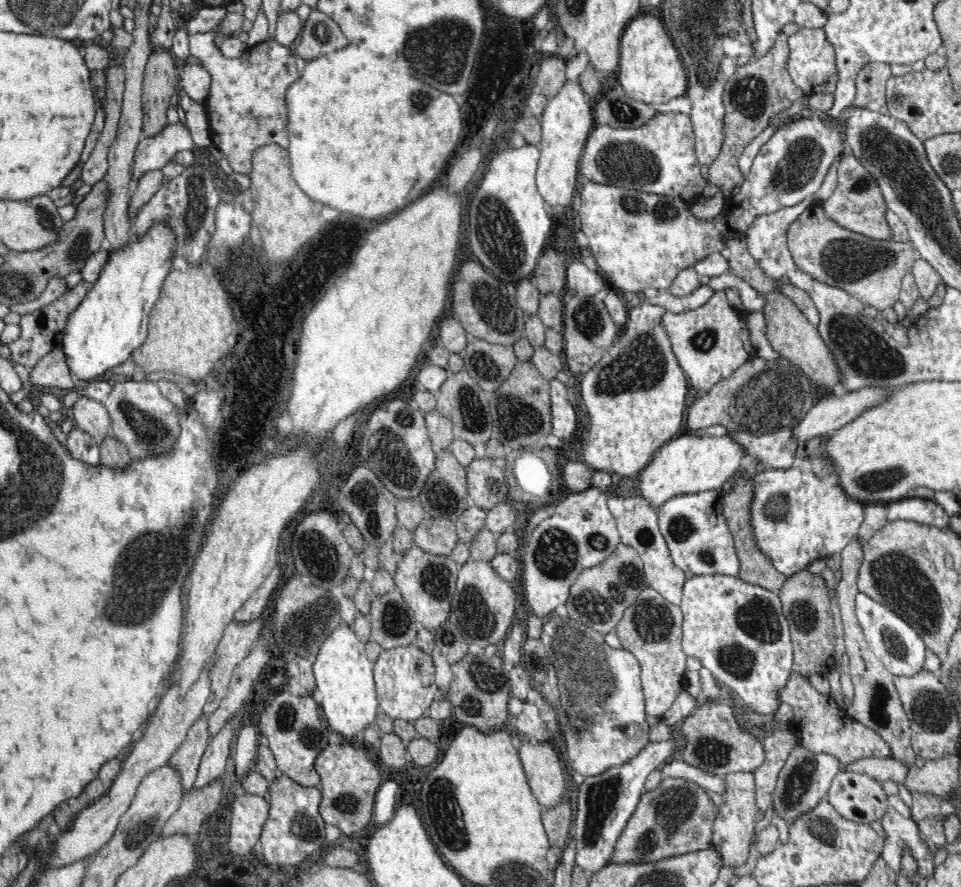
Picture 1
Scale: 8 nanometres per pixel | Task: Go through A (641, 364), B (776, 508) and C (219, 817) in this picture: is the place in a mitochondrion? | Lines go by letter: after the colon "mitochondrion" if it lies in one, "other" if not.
A: mitochondrion
B: mitochondrion
C: other

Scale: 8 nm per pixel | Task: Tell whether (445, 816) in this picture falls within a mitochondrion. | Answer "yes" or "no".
yes

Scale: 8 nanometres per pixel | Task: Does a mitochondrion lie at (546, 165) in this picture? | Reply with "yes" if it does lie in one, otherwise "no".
no

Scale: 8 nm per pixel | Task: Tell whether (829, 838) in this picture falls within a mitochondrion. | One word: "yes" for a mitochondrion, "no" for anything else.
yes

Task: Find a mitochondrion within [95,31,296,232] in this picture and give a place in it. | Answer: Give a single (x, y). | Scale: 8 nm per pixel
(262, 120)

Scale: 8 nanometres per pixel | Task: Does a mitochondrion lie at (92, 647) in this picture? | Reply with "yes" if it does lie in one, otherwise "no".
no

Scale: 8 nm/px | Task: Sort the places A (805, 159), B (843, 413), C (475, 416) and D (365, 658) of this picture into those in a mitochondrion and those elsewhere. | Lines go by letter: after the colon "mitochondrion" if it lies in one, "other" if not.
A: mitochondrion
B: other
C: mitochondrion
D: other

